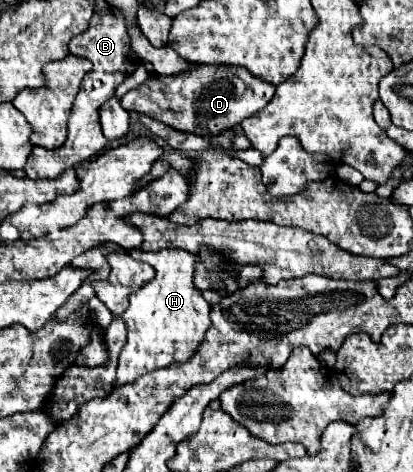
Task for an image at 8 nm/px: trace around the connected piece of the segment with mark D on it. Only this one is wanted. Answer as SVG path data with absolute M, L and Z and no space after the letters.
M195 64L191 70L161 76L151 74L139 88L129 90L121 104L129 112L143 112L159 122L165 122L177 130L193 132L197 136L221 134L237 126L245 116L253 116L273 98L275 86L259 76L253 76L243 66L225 64Z

